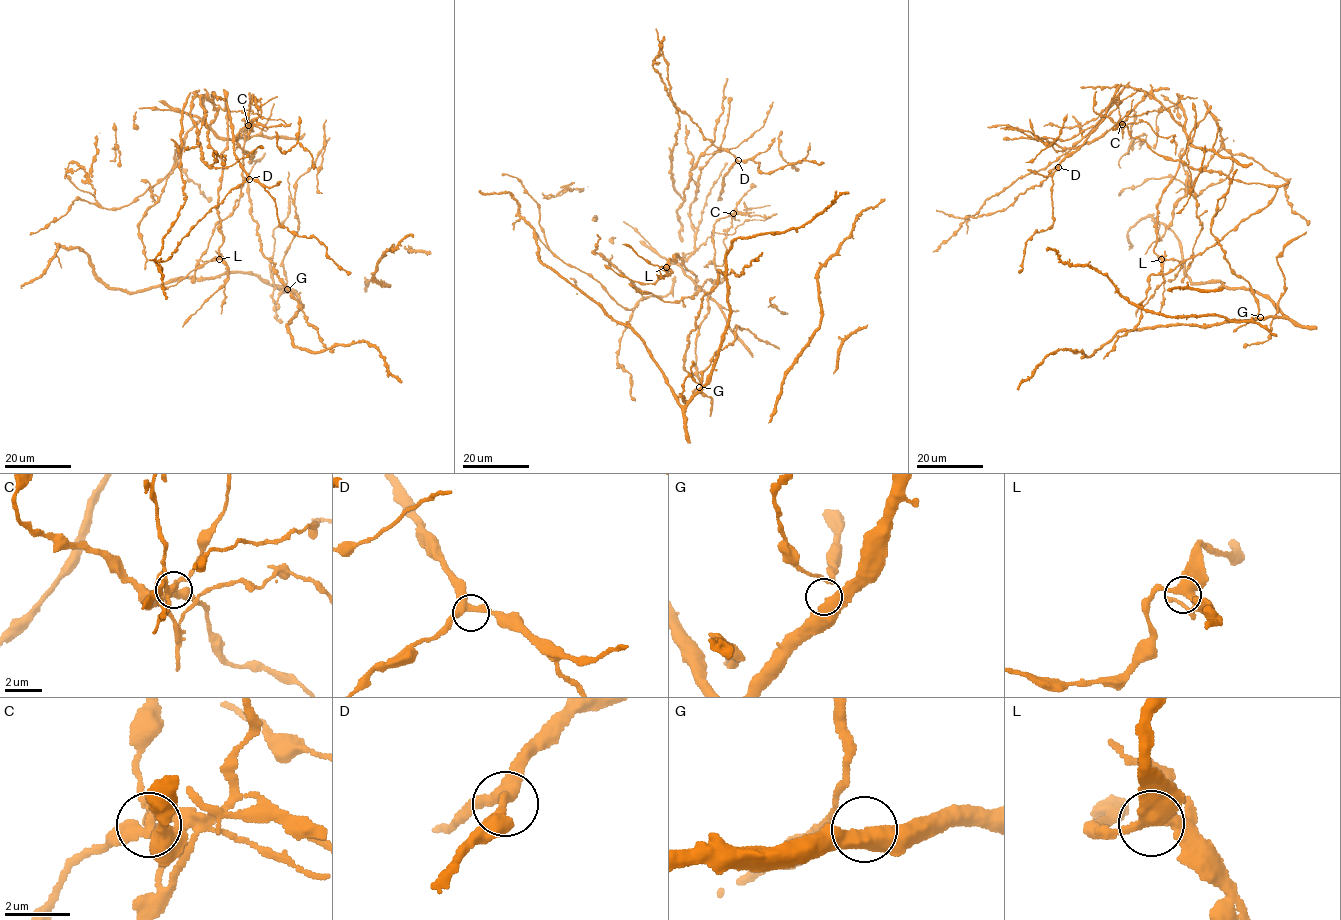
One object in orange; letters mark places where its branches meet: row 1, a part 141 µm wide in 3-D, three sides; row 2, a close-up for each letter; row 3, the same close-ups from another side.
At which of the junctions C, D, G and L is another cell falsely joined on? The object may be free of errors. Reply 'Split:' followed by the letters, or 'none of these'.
Split: C

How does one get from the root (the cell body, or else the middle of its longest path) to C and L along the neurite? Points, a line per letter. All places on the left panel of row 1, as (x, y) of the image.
C: (247, 152), (234, 140), (238, 132), (248, 125)
L: (247, 152), (234, 140), (241, 129), (285, 124), (220, 107), (210, 125), (228, 140), (221, 156), (219, 259)

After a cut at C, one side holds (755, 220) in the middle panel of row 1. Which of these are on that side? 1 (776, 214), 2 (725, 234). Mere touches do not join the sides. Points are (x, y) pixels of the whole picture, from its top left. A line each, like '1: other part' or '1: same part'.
1: same part
2: same part

